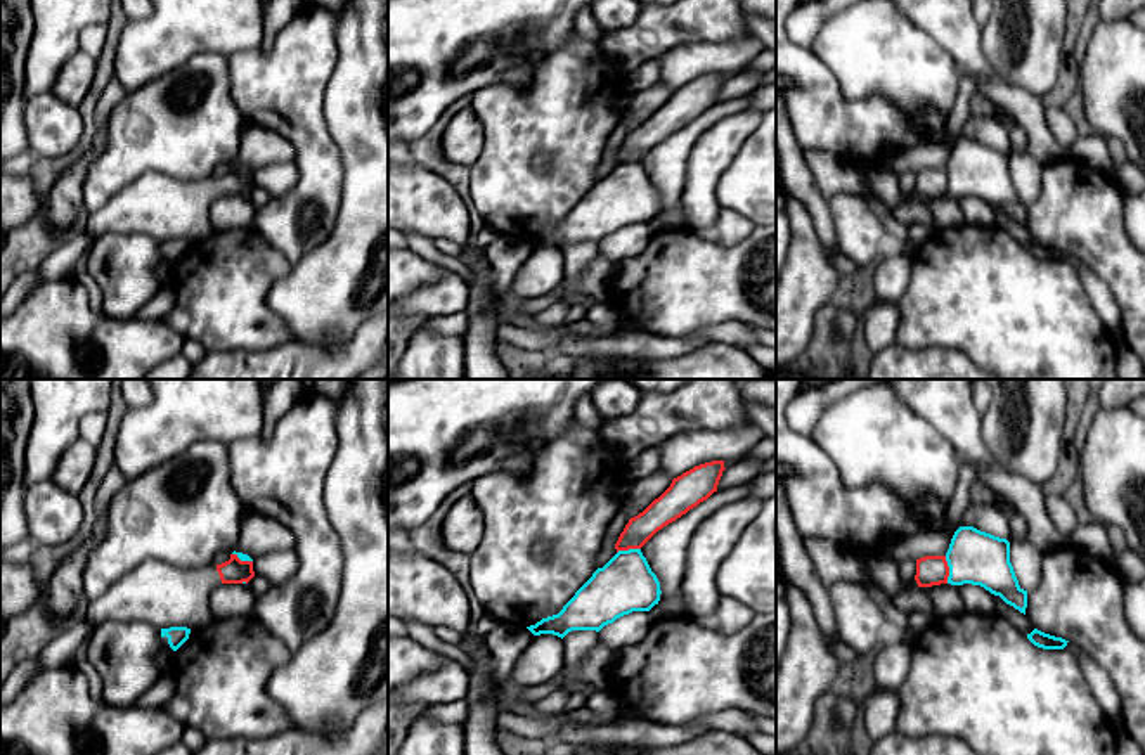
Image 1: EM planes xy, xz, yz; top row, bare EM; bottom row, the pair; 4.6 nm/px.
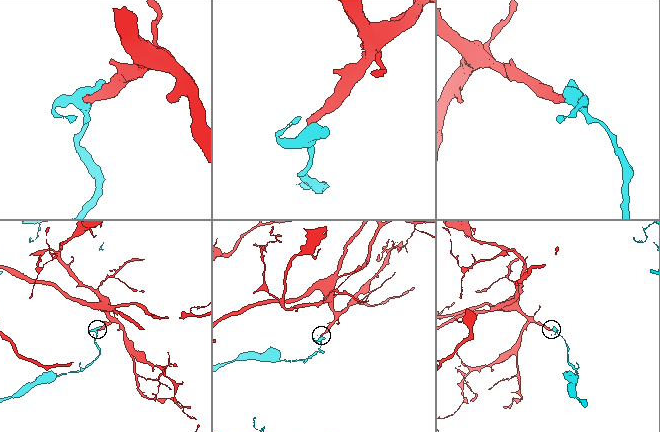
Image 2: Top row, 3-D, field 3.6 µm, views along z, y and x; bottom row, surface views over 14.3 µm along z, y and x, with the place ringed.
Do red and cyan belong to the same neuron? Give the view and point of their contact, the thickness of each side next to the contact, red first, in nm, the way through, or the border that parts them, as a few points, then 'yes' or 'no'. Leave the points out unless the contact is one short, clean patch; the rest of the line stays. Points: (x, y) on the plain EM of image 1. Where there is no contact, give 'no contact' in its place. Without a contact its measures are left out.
meets red in yz at (948, 182); 140 nm thick on the red side, 240 nm on the other; border along yz (944, 168), (948, 194); no

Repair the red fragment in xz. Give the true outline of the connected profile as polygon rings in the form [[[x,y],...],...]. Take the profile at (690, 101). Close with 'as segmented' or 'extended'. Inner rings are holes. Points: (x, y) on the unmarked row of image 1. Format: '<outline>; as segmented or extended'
[[[712,73],[674,90],[658,111],[629,132],[615,156],[617,165],[641,161],[658,142],[707,113],[717,104],[724,81],[724,73]]]; as segmented

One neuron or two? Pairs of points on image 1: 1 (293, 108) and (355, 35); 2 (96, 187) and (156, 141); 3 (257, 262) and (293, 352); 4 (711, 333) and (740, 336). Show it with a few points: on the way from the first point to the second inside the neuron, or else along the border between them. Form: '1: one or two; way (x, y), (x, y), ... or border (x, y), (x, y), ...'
1: two; border (338, 18), (336, 64), (323, 94)
2: one; way (111, 172), (141, 142)
3: two; border (293, 340), (262, 350), (250, 350)
4: one; way (718, 333), (733, 333)

